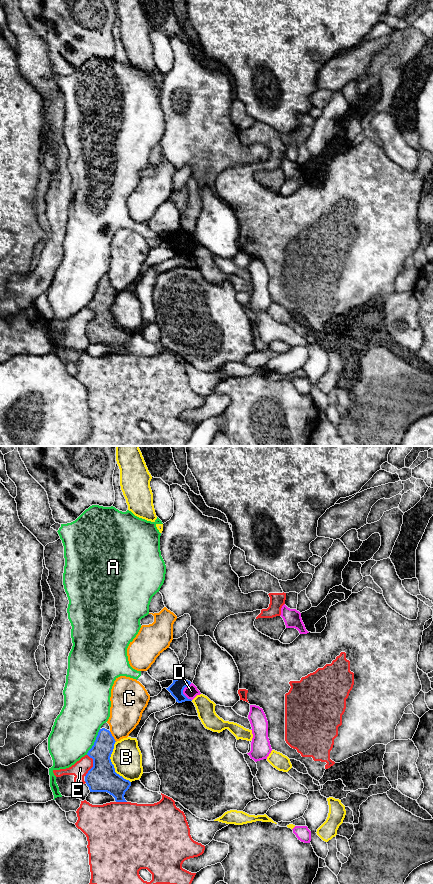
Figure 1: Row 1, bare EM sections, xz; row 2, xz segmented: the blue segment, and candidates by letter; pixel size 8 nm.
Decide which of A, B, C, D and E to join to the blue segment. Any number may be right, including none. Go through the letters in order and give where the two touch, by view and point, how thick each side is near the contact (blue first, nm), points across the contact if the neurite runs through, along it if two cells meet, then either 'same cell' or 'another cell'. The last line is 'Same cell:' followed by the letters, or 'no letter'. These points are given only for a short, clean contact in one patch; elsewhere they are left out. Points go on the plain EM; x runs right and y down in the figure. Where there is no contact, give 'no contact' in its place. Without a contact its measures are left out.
A: xz (94, 294) | 190/360 nm | another cell
B: xz (112, 316) | 220/240 nm | another cell
C: xz (112, 288) | 170/260 nm | another cell
D: xz (182, 244) | 110/110 nm | along xz (190, 235), (184, 240), (183, 245), (191, 252) | another cell
E: xz (93, 317) | 220/120 nm | another cell
Same cell: no letter

